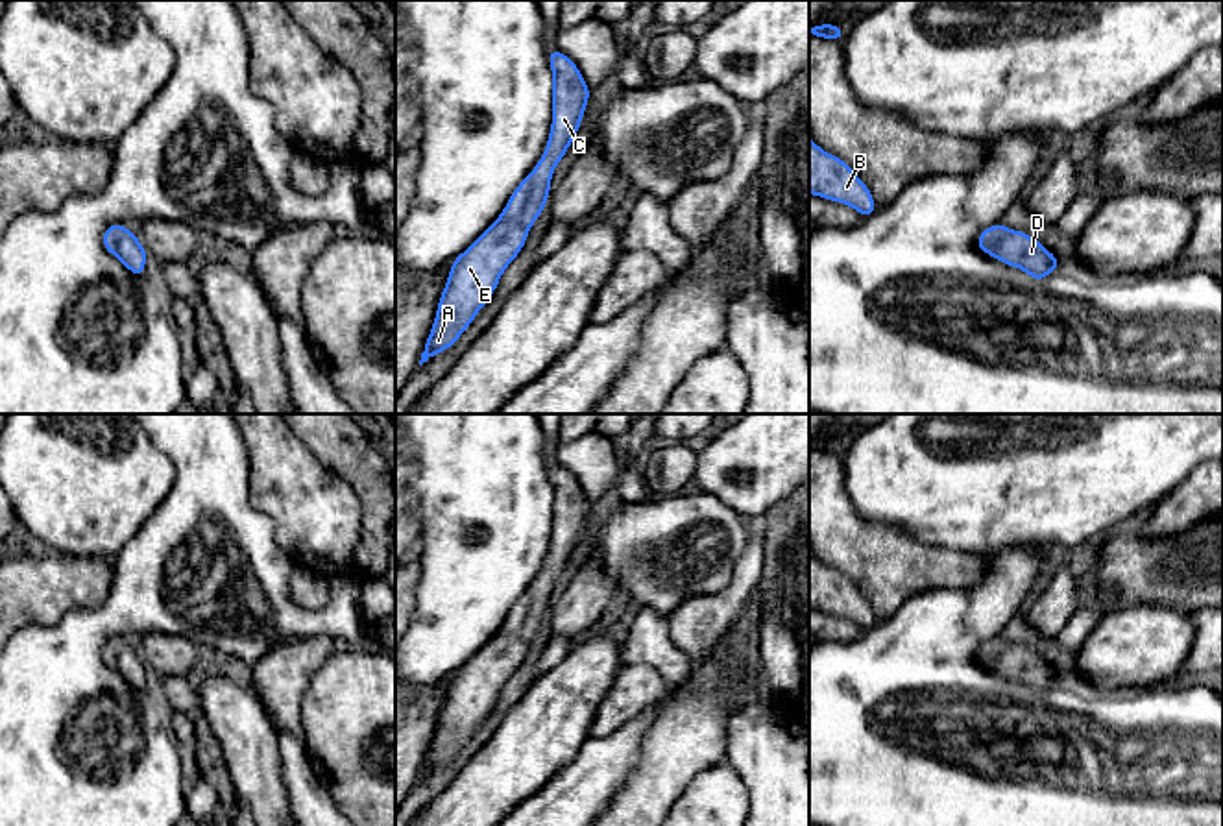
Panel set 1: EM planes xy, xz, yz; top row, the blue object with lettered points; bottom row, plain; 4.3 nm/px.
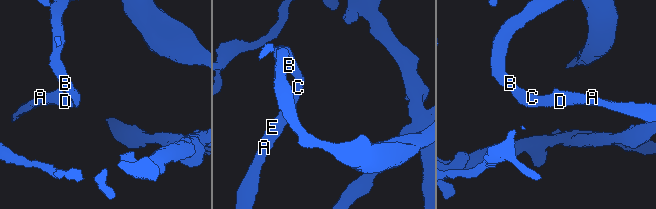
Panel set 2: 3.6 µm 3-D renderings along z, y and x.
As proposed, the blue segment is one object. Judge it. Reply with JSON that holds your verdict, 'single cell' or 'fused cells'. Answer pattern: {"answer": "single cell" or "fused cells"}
{"answer": "single cell"}

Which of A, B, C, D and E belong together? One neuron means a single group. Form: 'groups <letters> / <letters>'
groups A B C D E

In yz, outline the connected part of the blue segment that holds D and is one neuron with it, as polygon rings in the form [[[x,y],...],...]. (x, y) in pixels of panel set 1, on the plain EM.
[[[1001,636],[979,647],[977,662],[1007,680],[1023,684],[1036,695],[1042,695],[1059,682],[1059,673],[1035,650],[1009,643]]]

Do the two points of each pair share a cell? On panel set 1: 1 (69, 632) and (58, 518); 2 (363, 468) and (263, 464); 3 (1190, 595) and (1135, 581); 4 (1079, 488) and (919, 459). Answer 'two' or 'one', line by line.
1: two
2: two
3: one
4: one

